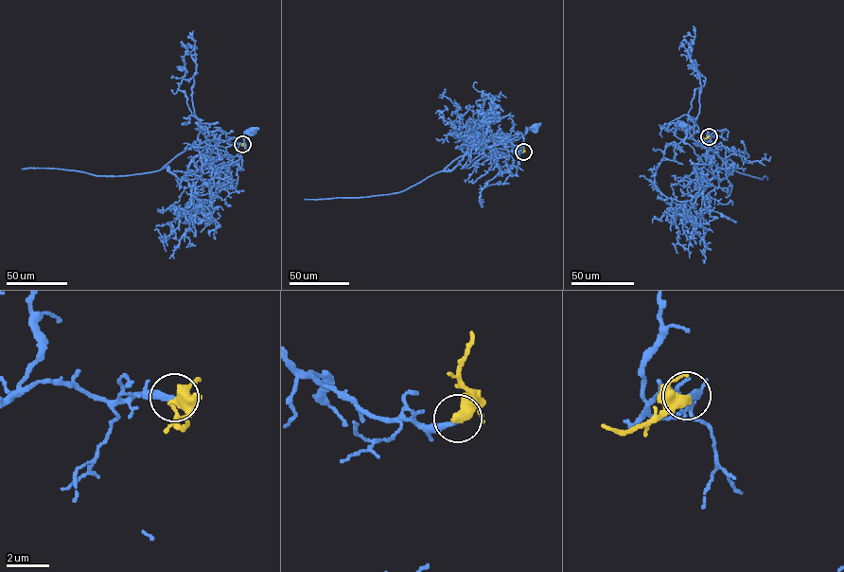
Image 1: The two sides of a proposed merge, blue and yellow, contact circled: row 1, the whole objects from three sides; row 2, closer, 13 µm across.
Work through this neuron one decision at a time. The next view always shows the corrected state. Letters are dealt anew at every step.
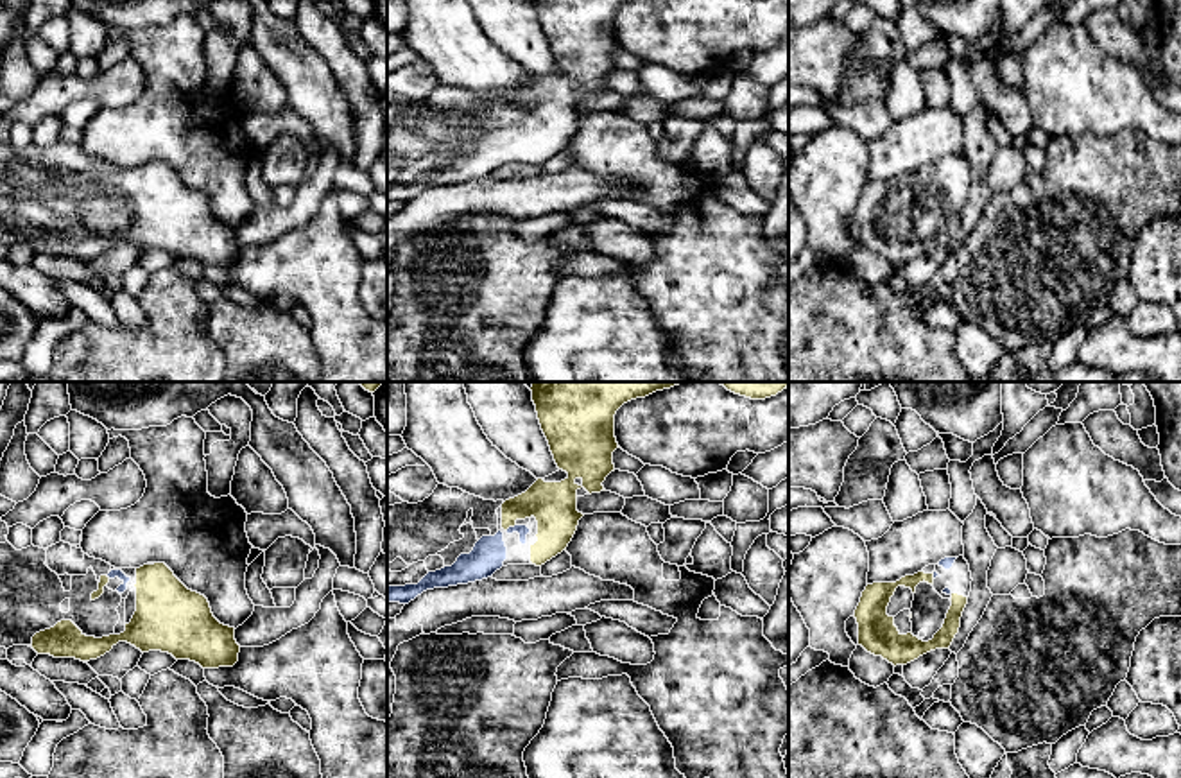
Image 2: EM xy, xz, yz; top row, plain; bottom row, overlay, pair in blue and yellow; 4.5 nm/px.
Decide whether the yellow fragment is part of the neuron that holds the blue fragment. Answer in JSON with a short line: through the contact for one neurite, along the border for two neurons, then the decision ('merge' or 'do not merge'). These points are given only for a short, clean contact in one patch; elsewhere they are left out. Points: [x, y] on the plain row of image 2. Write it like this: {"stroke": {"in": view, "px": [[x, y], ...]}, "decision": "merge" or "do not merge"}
{"stroke": {"in": "xz", "px": [[522, 128], [509, 126], [524, 104], [554, 103]]}, "decision": "merge"}

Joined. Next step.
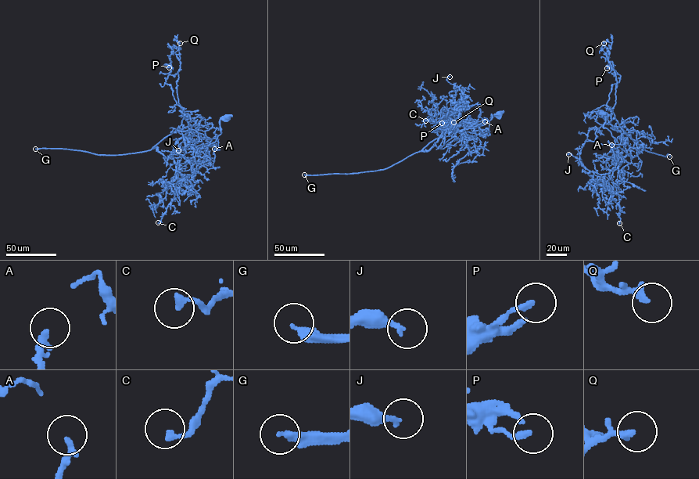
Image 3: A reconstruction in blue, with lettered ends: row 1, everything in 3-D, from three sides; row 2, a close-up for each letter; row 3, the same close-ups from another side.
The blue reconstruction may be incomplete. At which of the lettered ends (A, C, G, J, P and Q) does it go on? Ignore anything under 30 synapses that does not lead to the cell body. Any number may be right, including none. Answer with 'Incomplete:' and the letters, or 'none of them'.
Incomplete: G

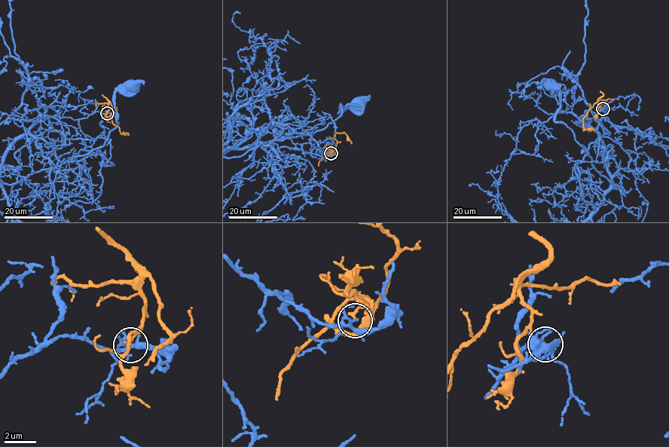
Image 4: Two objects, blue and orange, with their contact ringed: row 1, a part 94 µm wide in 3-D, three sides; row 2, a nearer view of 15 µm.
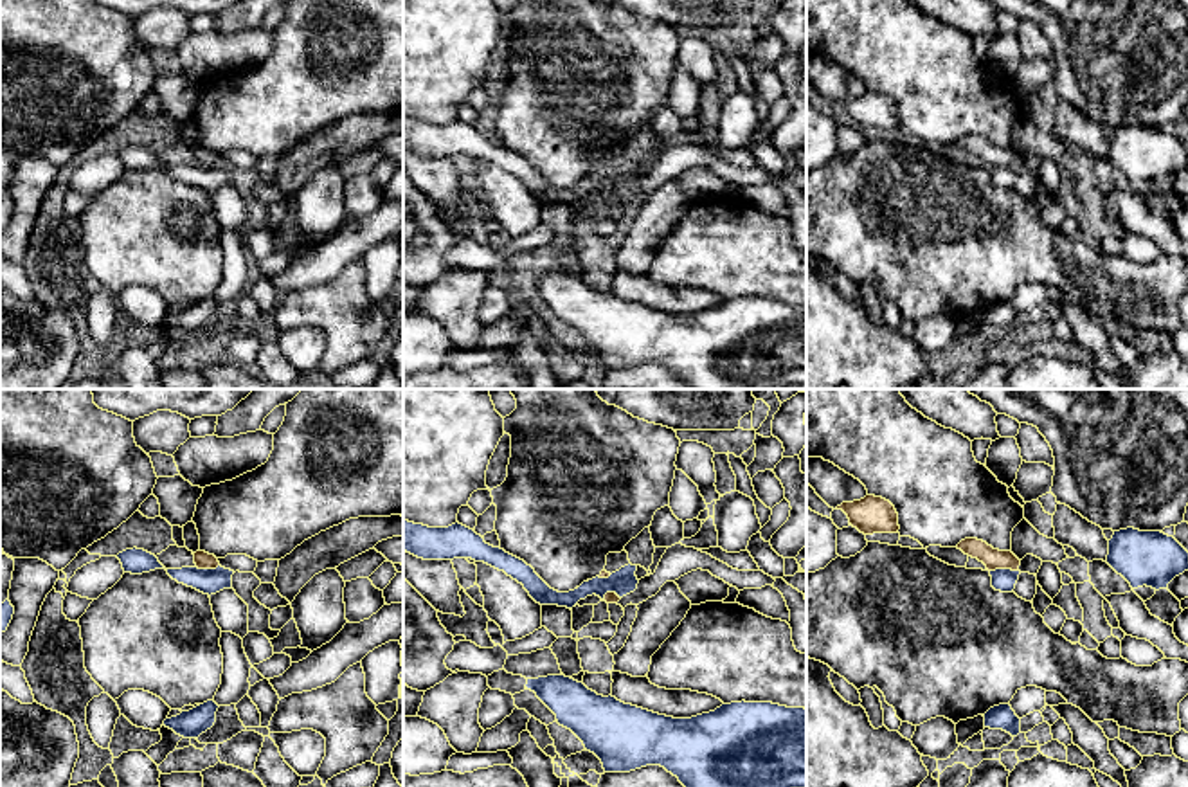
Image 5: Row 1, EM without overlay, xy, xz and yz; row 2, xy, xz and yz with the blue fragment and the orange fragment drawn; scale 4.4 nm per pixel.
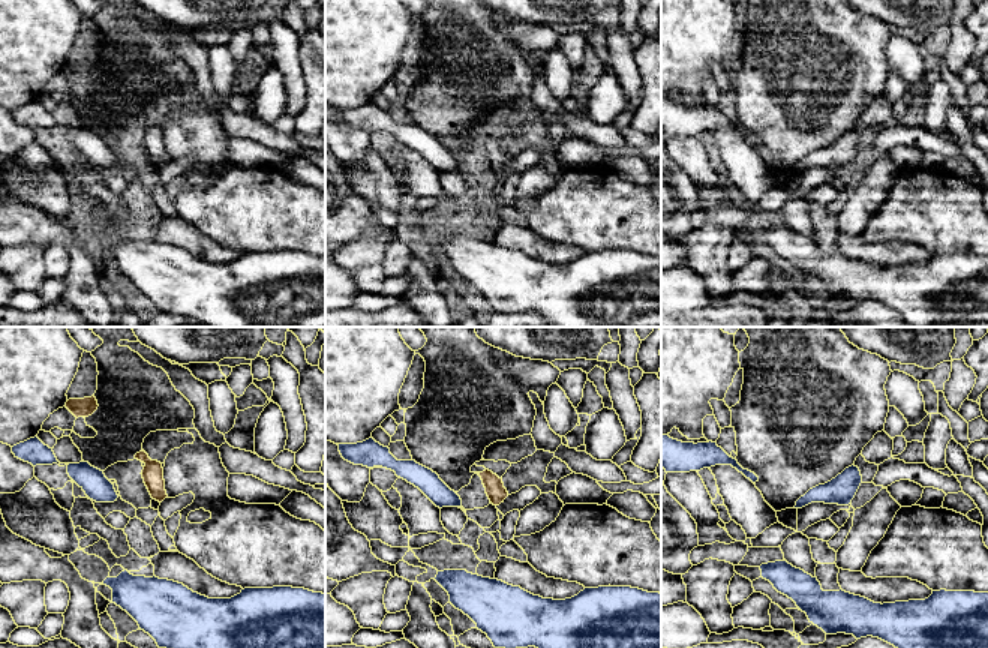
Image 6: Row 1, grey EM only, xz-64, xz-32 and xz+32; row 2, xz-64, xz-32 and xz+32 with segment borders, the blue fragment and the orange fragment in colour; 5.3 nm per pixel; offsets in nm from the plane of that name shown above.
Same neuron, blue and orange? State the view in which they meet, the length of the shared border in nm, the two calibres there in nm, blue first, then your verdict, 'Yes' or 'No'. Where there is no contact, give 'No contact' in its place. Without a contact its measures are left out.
Touches blue in yz. Shared border 130 nm. Thickness 100 nm (blue) against 90 nm. No

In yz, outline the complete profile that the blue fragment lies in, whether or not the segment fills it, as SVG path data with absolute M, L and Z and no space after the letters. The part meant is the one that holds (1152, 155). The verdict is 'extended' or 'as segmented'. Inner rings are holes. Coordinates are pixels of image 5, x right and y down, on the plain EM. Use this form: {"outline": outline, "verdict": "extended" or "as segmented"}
{"outline": "M1134 124L1114 128L1109 137L1107 160L1121 171L1132 185L1166 185L1168 180L1188 167L1188 148L1161 128Z", "verdict": "as segmented"}

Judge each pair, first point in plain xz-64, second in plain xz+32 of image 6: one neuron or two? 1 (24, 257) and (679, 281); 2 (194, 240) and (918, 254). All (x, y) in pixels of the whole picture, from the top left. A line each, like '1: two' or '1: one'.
1: two
2: one

